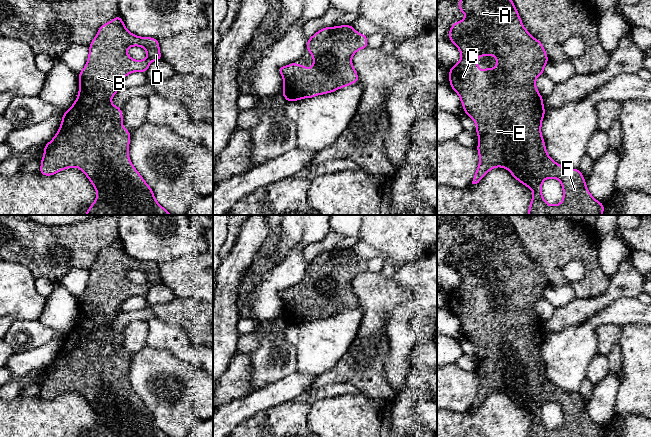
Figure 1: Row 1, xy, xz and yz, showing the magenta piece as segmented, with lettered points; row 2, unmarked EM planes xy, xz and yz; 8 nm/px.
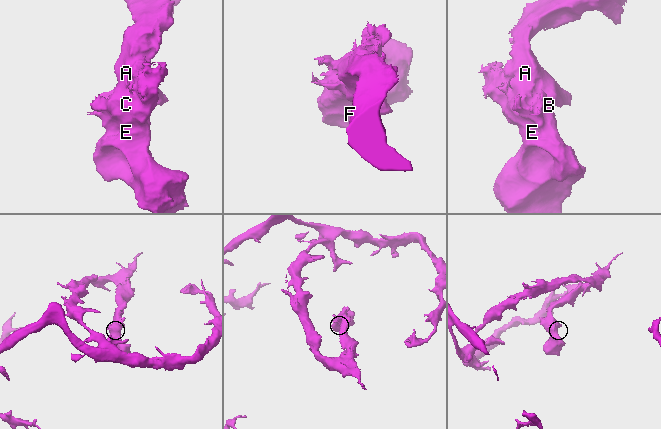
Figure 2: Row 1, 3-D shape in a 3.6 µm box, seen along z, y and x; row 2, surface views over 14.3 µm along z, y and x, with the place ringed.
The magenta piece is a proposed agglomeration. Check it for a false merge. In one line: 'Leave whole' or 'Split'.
Leave whole

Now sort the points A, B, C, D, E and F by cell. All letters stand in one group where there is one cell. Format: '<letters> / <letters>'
A B C D E F

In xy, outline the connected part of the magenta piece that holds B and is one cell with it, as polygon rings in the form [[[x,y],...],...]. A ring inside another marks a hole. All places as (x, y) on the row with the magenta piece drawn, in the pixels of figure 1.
[[[120,15],[103,24],[89,45],[87,63],[78,74],[78,96],[73,105],[64,112],[56,135],[43,147],[44,154],[39,170],[40,174],[51,176],[64,169],[77,167],[86,175],[95,188],[97,197],[84,215],[172,215],[156,201],[153,190],[133,166],[128,156],[131,133],[122,124],[121,108],[111,102],[112,97],[122,88],[123,78],[137,71],[146,73],[152,61],[161,59],[159,40],[130,33]],[[132,46],[144,48],[147,53],[146,59],[132,59],[126,53],[126,50]]]

